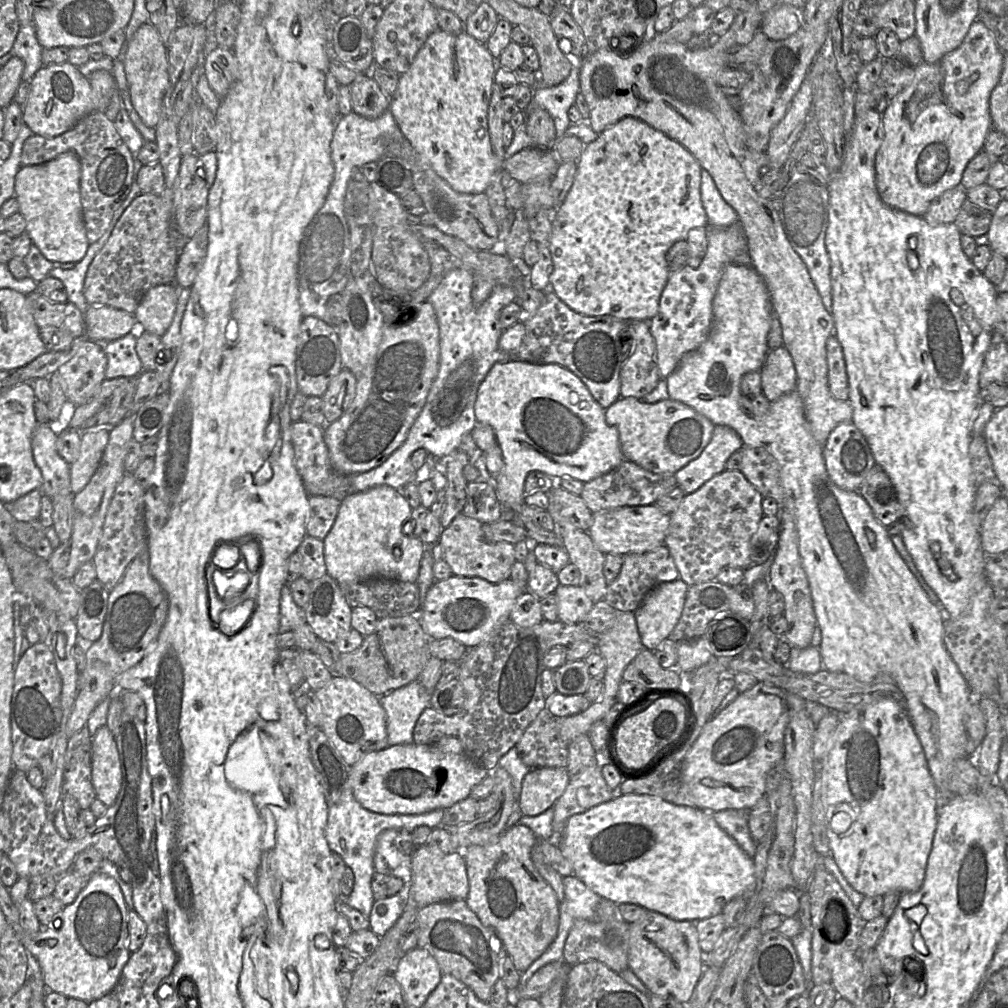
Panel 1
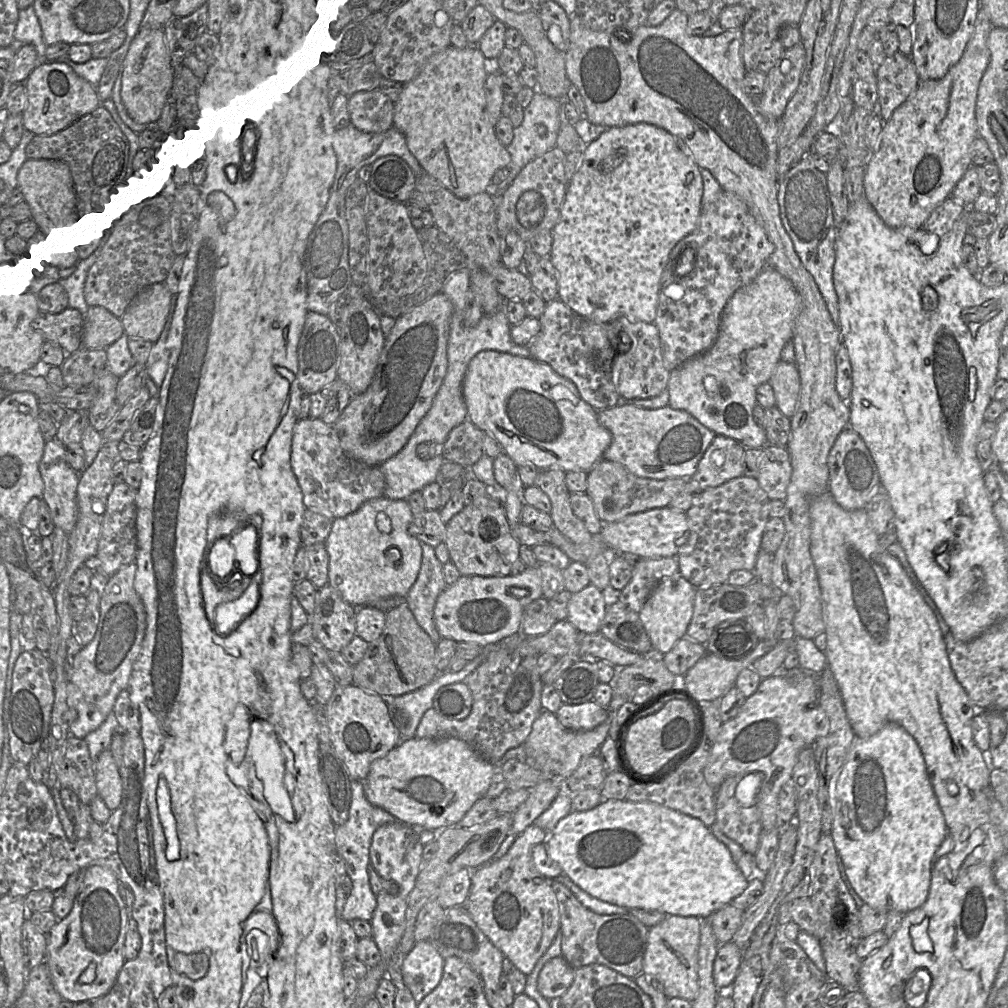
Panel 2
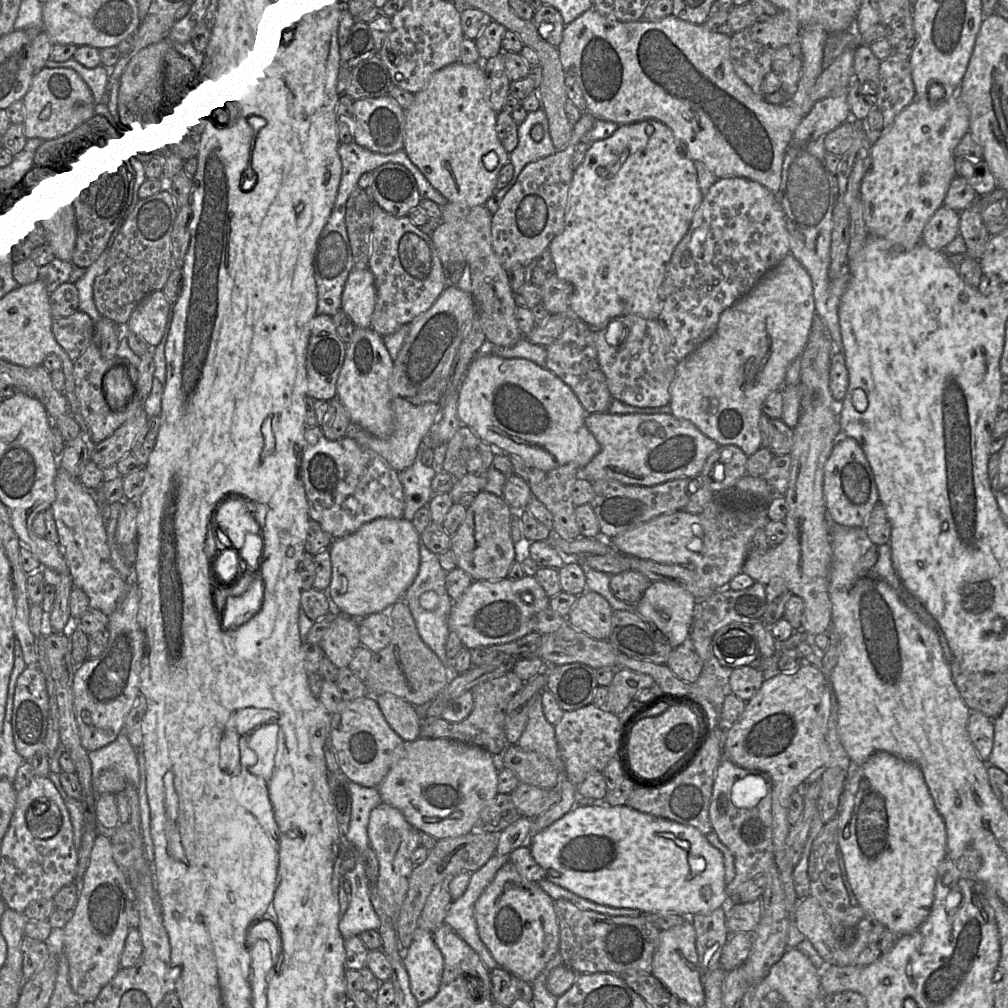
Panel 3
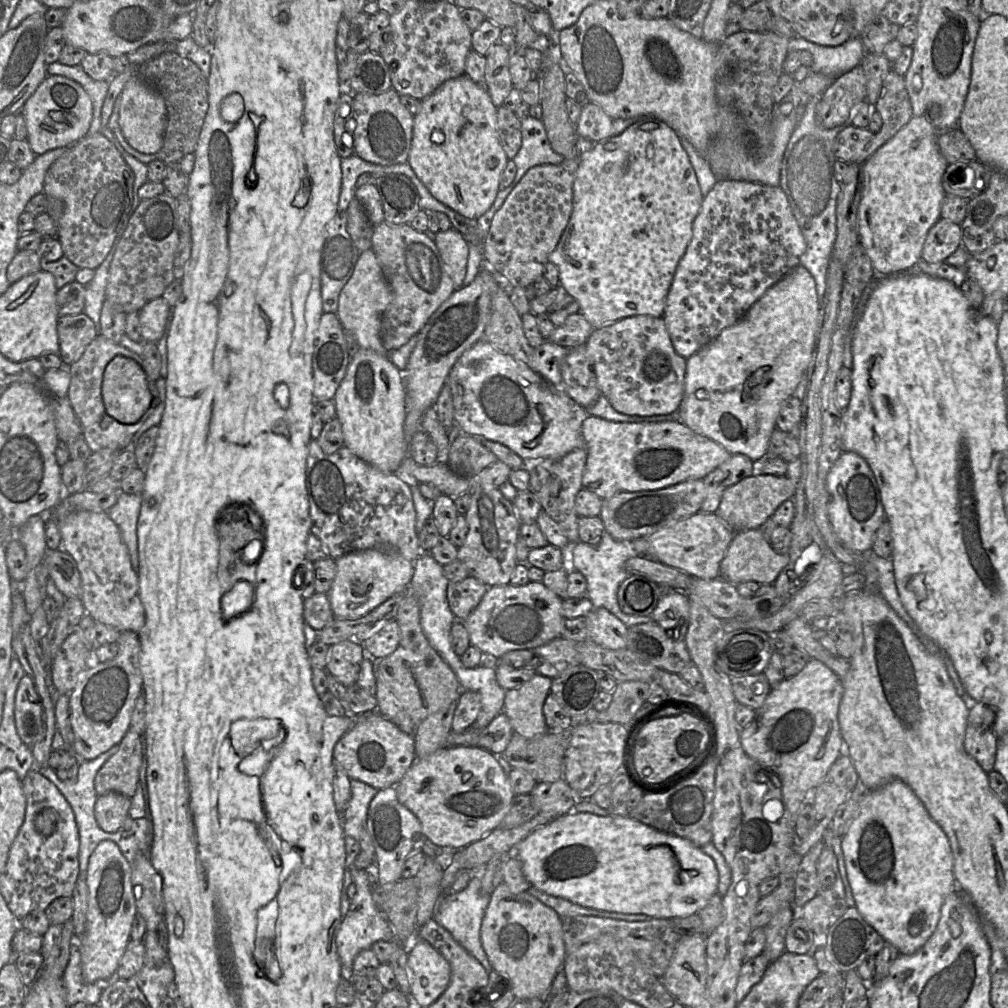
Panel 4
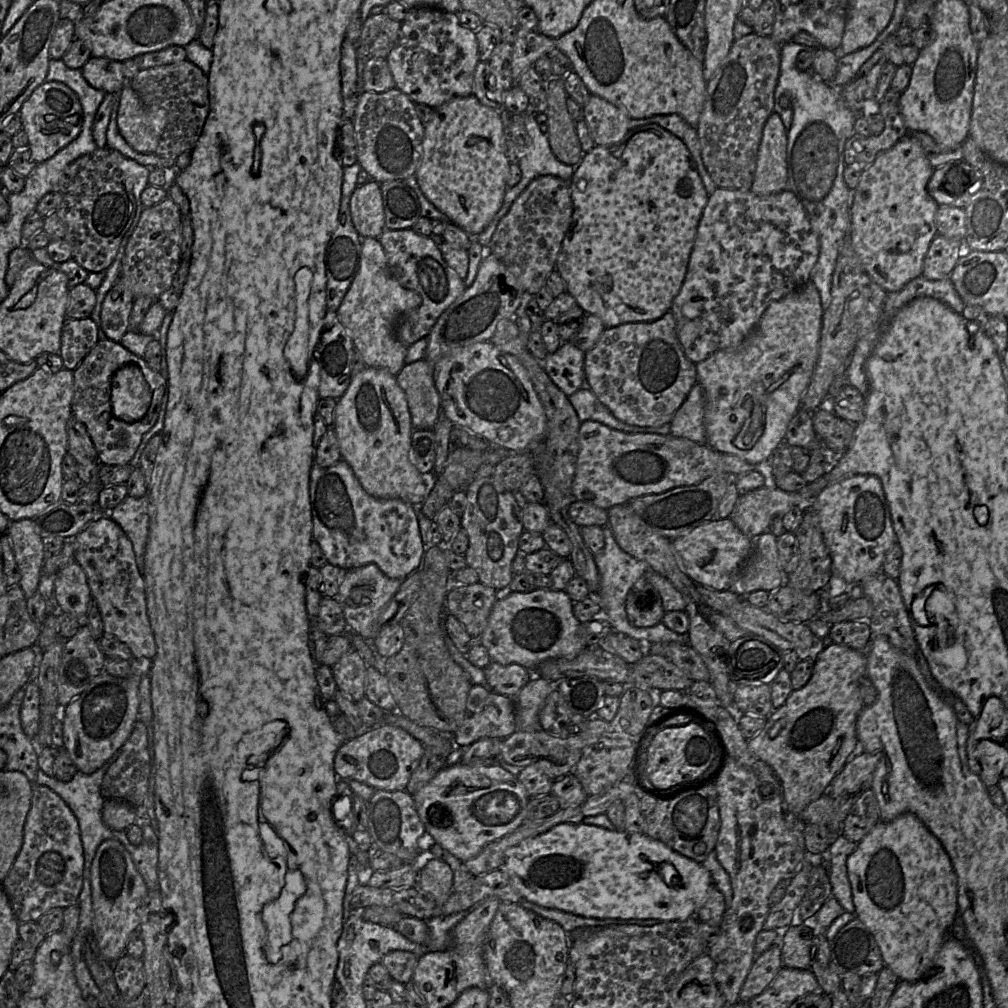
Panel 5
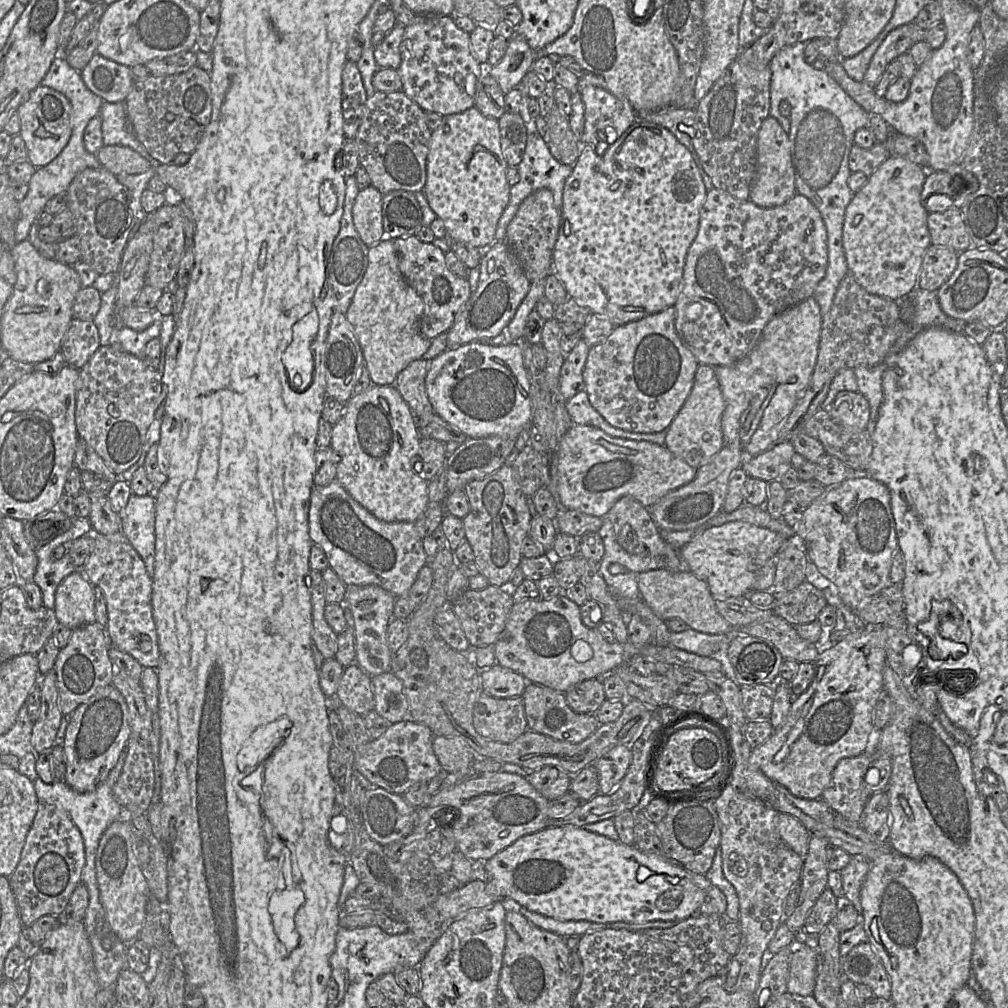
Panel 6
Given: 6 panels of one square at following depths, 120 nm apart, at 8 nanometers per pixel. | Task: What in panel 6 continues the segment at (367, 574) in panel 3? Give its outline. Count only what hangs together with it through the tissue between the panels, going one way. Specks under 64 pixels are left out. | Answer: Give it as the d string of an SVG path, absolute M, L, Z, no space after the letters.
M376 585L346 586L343 604L345 608L351 611L353 616L355 663L371 677L390 671L393 654L387 642L387 628L393 619L396 598L389 591Z

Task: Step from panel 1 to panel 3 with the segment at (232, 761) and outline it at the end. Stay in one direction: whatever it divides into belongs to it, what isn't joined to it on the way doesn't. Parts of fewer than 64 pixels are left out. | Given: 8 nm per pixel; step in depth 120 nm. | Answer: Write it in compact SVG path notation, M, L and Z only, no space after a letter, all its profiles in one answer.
M278 724L264 725L249 734L249 747L256 756L257 762L244 768L247 772L262 777L266 782L271 778L275 767L275 756L278 750Z

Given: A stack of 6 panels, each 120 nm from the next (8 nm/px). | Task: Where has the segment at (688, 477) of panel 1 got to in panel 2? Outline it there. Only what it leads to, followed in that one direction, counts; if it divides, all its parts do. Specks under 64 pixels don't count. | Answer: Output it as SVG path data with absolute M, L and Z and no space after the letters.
M715 436L689 479L703 491L743 475L745 448L737 441Z

